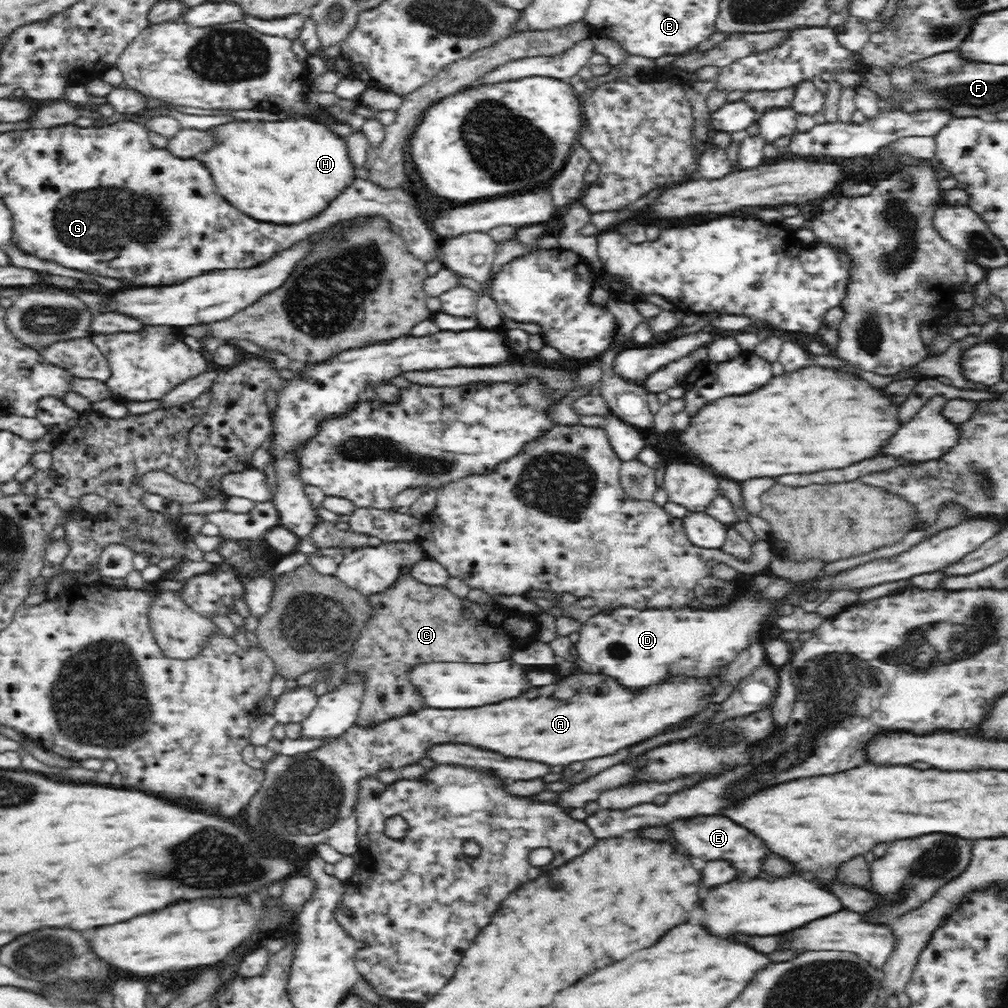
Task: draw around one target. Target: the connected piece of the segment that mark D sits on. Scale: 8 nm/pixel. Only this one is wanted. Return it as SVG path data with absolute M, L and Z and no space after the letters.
M756 573L752 576L749 586L739 588L736 599L726 607L712 608L712 610L690 608L639 610L624 606L596 614L578 630L579 640L574 645L577 655L586 664L592 664L592 668L598 668L598 672L618 678L628 688L644 688L650 684L658 684L662 682L662 678L674 674L694 675L716 672L718 666L732 662L742 648L754 642L764 622L769 621L770 606L777 604L770 598L788 598L790 592L793 593L799 588L794 582L772 573Z

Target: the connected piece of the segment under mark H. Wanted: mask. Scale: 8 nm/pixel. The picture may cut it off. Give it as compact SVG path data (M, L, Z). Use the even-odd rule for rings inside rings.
M296 117L296 120L282 120L282 122L264 122L264 120L246 120L246 122L242 120L240 122L240 120L232 120L232 122L226 122L226 124L210 128L210 136L214 138L214 146L196 156L197 160L210 170L210 175L214 184L216 184L216 190L218 194L222 194L222 198L226 198L234 208L238 208L244 214L262 222L296 224L308 220L312 216L317 215L320 210L324 210L330 200L334 200L352 182L352 179L359 175L359 172L356 172L354 166L350 163L345 142L342 139L338 139L338 136L335 136L326 127L311 118Z

